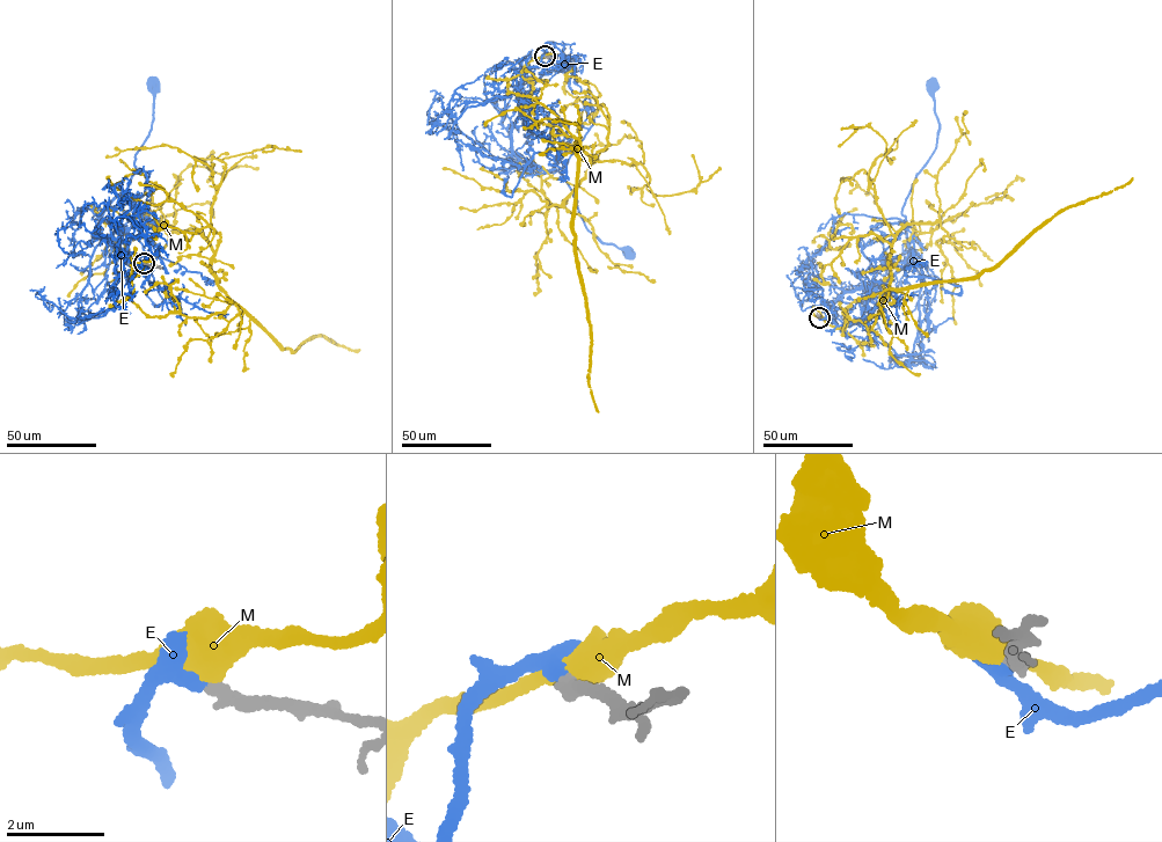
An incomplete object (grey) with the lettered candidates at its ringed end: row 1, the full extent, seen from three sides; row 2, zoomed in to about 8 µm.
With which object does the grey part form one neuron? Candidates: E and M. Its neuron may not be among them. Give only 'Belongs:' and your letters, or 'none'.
Belongs: E

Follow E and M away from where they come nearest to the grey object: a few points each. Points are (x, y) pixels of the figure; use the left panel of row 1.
E: (144, 263), (131, 277), (96, 233), (136, 169), (152, 129), (155, 83)
M: (144, 263), (132, 300), (151, 316), (226, 309), (211, 243), (174, 229), (176, 189), (189, 167), (258, 169)

